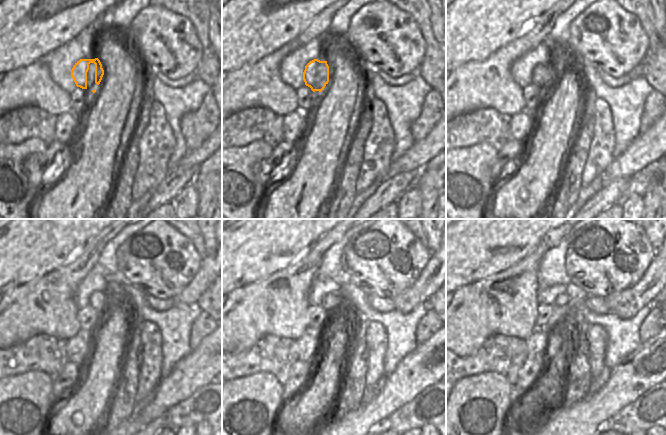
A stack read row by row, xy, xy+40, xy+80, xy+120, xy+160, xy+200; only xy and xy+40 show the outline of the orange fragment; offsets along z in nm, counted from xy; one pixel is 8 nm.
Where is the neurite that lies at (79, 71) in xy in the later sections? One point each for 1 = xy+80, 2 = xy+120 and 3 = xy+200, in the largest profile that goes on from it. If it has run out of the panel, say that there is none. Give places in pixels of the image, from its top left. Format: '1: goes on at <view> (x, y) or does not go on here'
1: goes on at xy+80 (542, 76)
2: goes on at xy+120 (107, 302)
3: goes on at xy+200 (561, 300)

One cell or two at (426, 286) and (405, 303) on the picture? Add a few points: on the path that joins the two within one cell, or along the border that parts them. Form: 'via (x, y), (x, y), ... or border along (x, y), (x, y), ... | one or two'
via (421, 290), (410, 298) | one

